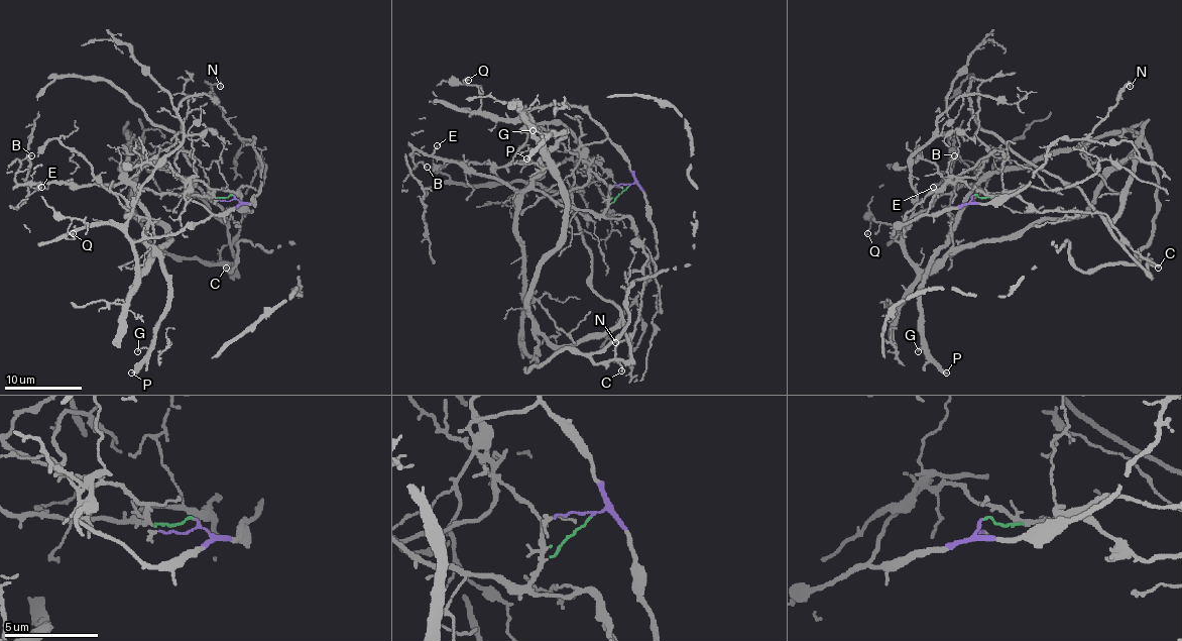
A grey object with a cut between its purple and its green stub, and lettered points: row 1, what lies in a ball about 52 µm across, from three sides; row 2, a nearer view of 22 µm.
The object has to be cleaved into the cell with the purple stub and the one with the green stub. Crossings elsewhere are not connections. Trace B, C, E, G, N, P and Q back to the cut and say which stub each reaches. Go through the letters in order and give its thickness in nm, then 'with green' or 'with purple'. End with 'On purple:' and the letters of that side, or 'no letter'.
B: calibre 120 nm; with green
C: calibre 150 nm; with green
E: calibre 140 nm; with green
G: calibre 90 nm; with green
N: calibre 140 nm; with purple
P: calibre 360 nm; with green
Q: calibre 160 nm; with purple
On purple: N, Q

